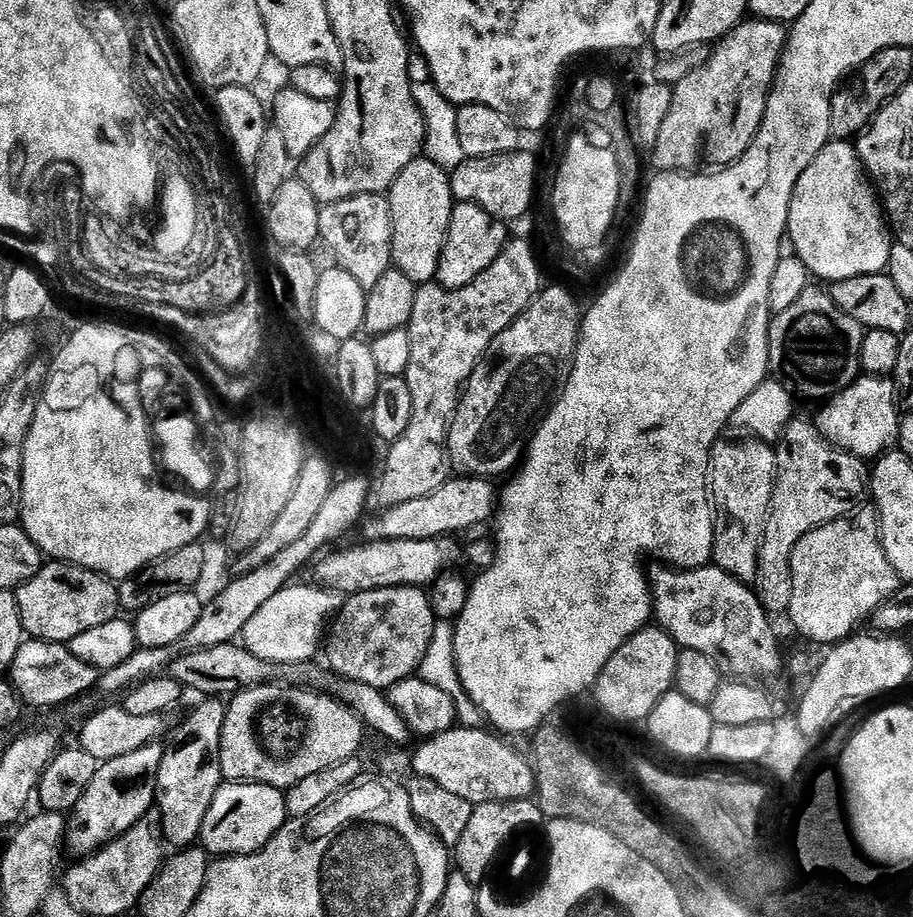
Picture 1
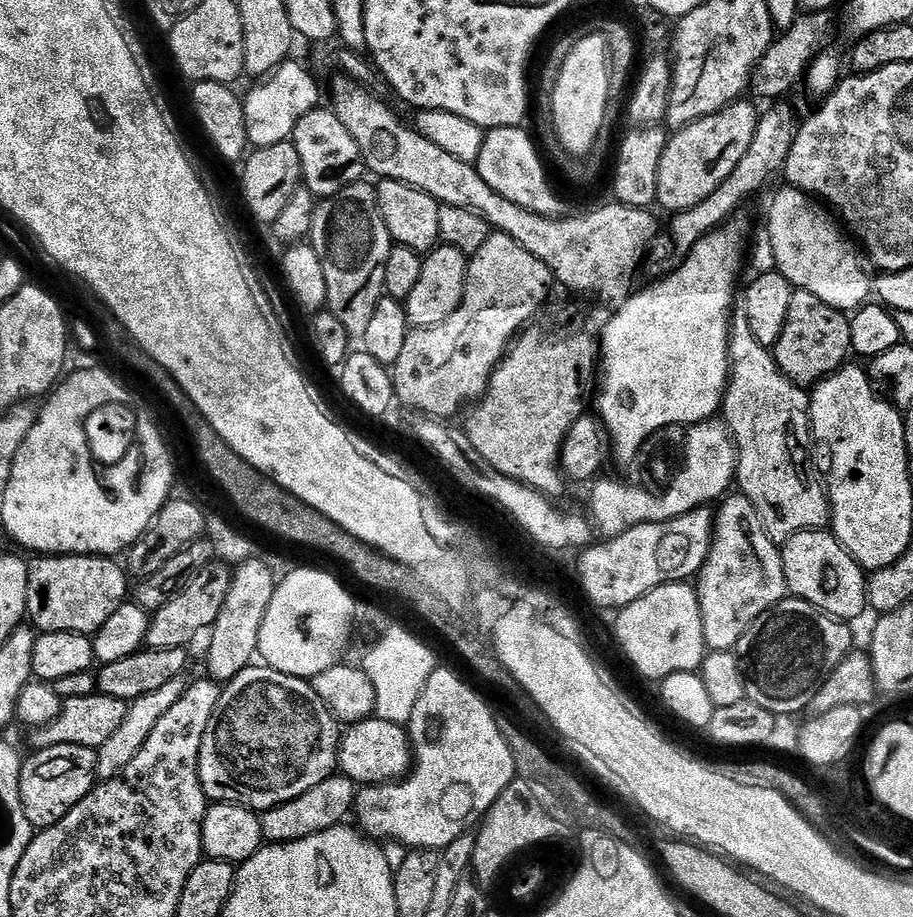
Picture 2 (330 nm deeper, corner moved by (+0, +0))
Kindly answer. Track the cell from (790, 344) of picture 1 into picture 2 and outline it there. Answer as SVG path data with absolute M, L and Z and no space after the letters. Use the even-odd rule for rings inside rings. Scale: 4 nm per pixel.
M793 291L790 298L790 314L786 314L786 326L782 332L782 338L776 343L774 355L782 374L790 378L790 382L799 384L801 388L808 390L827 380L839 368L845 367L847 356L852 352L852 322L845 313L839 312L837 308L826 306L822 298L814 298L814 294Z

